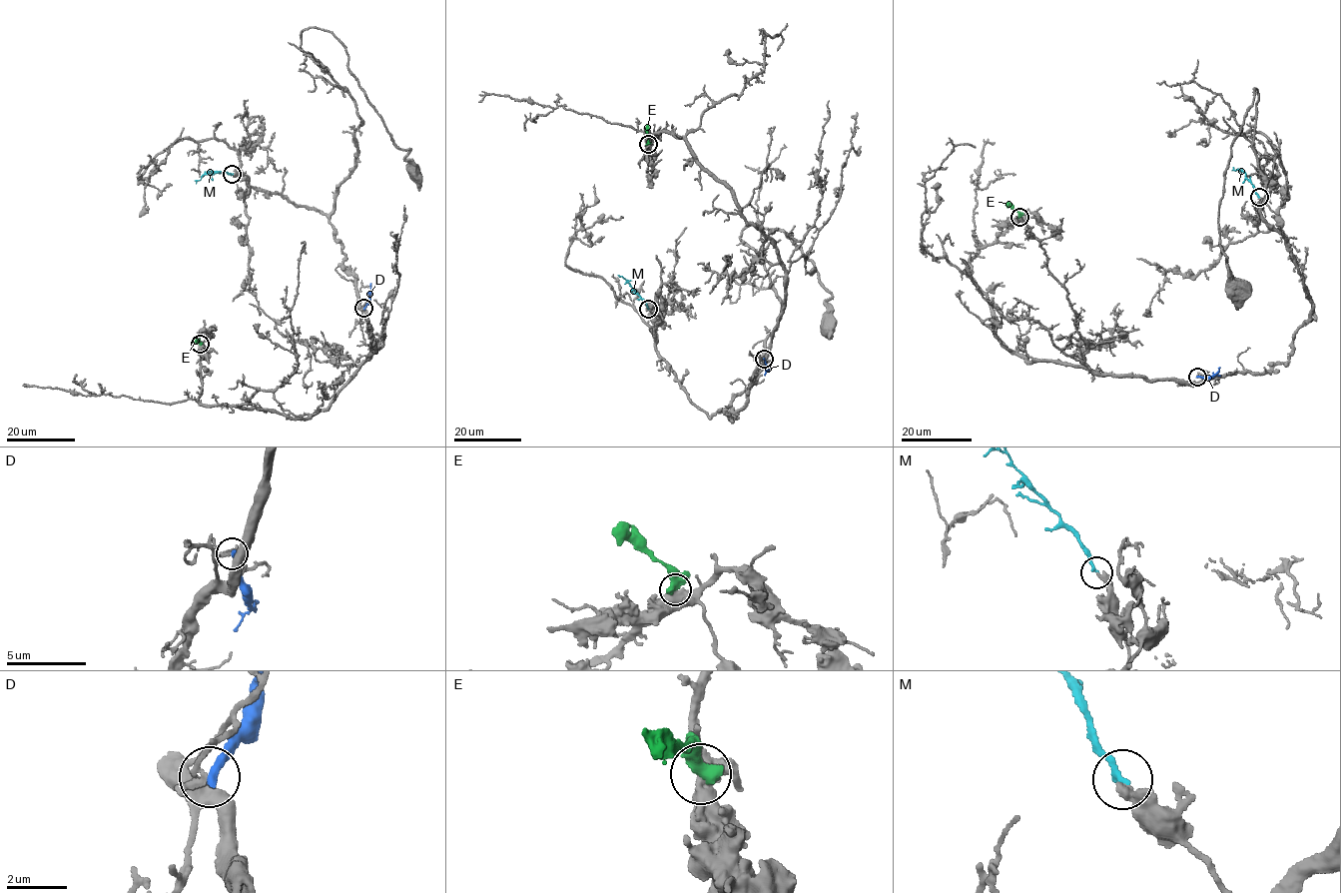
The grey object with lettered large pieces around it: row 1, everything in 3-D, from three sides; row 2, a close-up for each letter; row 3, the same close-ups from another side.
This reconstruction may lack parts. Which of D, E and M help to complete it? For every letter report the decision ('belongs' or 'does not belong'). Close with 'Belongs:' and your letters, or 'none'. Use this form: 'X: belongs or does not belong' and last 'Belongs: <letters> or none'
D: does not belong
E: does not belong
M: belongs
Belongs: M

